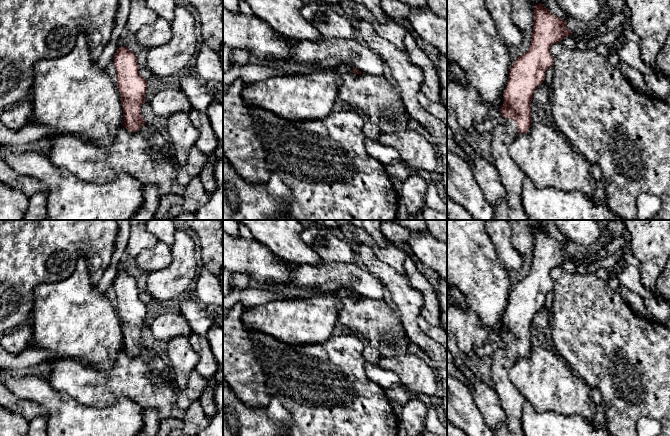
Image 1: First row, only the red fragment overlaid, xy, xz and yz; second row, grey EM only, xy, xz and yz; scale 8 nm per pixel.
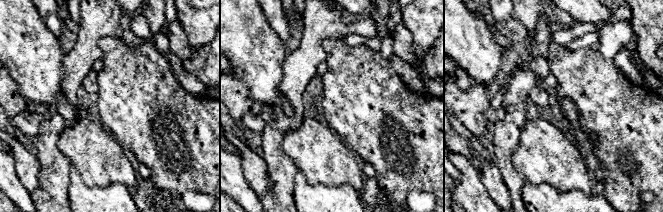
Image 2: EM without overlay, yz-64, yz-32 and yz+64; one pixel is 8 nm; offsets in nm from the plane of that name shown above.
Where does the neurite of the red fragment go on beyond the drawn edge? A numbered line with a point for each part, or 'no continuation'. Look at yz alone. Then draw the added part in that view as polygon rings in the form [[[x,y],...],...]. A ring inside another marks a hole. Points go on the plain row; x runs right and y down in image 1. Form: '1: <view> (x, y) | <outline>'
1: yz (505, 356) | [[[501,339],[501,344],[495,348],[495,351],[491,357],[491,376],[494,385],[493,388],[496,391],[507,419],[507,423],[504,426],[498,425],[492,427],[493,434],[494,436],[525,436],[522,429],[522,408],[525,403],[525,398],[513,385],[509,377],[510,369],[520,359],[518,356],[517,348],[513,343],[506,343]]]

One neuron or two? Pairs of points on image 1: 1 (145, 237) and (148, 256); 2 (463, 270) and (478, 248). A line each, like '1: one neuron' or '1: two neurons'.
1: two neurons
2: one neuron

